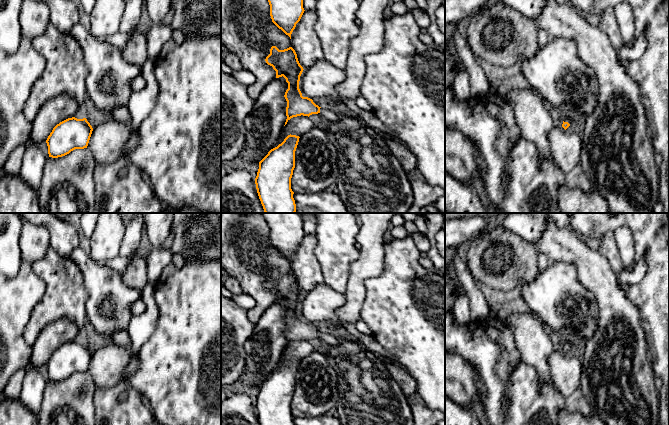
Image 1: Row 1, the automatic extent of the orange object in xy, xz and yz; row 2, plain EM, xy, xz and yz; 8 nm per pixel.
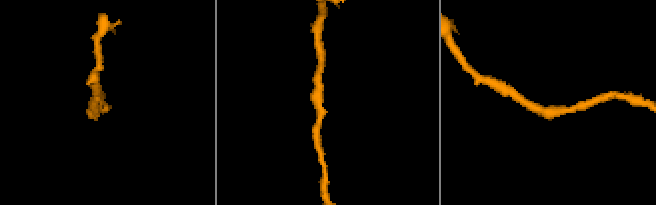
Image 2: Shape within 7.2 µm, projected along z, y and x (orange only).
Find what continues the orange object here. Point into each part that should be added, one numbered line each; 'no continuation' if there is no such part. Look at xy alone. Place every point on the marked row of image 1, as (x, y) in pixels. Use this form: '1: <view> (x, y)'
no continuation

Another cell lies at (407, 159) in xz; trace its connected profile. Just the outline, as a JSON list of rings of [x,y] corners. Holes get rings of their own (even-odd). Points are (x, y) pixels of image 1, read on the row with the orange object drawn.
[[[385,136],[385,141],[407,173],[417,170],[417,158],[405,144],[390,136]]]

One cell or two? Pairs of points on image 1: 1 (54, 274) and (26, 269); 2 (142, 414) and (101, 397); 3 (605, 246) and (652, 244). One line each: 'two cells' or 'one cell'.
1: two cells
2: one cell
3: two cells

